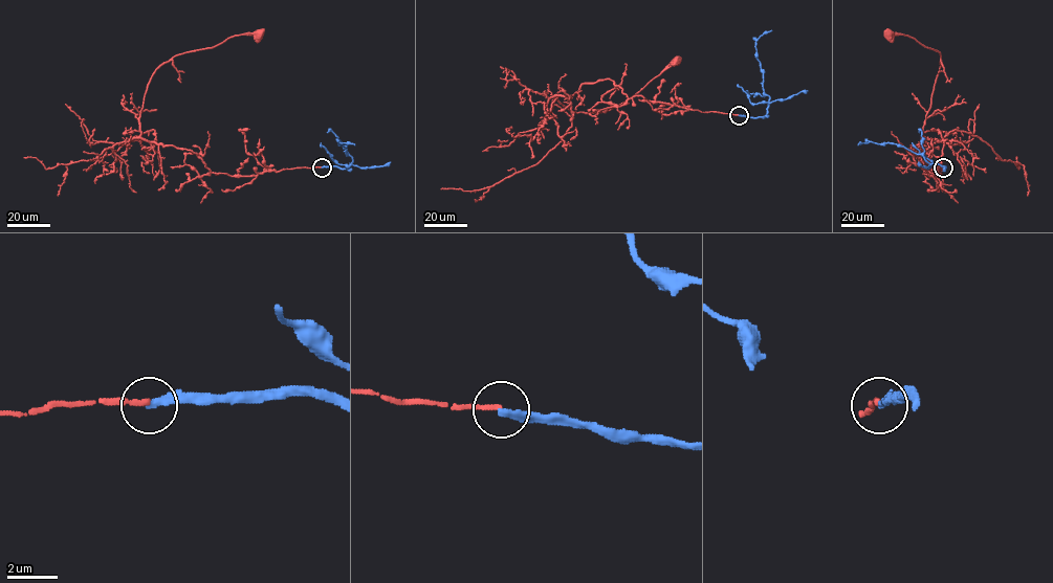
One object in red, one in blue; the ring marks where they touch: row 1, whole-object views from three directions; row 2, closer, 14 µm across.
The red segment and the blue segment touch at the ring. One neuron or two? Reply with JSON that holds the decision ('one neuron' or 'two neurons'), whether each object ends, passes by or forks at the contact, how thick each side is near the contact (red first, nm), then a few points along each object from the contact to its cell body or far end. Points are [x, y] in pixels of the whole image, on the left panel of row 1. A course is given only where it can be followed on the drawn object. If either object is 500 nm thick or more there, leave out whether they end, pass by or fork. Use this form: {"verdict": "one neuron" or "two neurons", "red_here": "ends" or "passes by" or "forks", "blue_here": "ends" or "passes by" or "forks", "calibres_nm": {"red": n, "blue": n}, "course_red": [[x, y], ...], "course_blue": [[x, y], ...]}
{"verdict": "two neurons", "red_here": "ends", "blue_here": "ends", "calibres_nm": {"red": 180, "blue": 280}, "course_red": [[322, 166], [231, 176], [211, 173], [192, 151], [140, 136], [147, 85], [160, 66], [233, 36], [259, 34]], "course_blue": [[322, 166], [346, 167], [352, 157], [338, 141], [354, 144]]}

